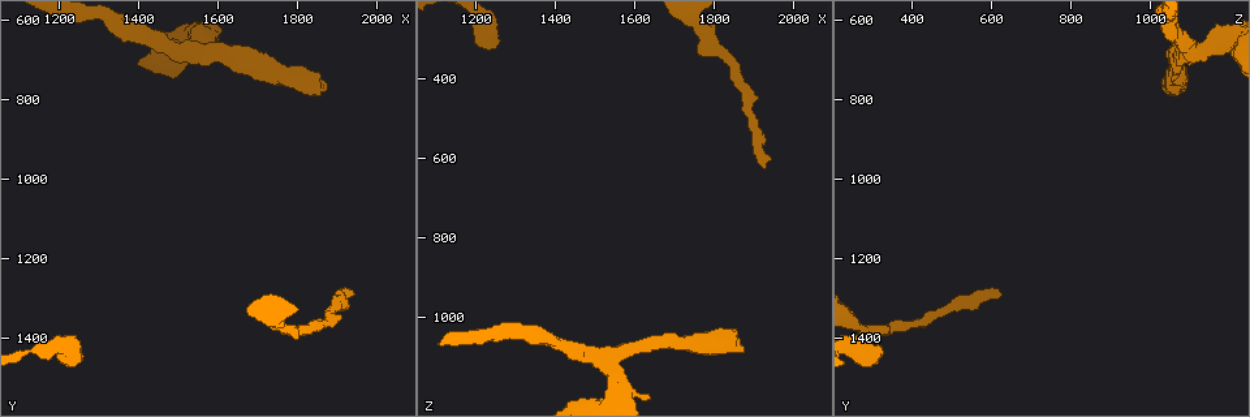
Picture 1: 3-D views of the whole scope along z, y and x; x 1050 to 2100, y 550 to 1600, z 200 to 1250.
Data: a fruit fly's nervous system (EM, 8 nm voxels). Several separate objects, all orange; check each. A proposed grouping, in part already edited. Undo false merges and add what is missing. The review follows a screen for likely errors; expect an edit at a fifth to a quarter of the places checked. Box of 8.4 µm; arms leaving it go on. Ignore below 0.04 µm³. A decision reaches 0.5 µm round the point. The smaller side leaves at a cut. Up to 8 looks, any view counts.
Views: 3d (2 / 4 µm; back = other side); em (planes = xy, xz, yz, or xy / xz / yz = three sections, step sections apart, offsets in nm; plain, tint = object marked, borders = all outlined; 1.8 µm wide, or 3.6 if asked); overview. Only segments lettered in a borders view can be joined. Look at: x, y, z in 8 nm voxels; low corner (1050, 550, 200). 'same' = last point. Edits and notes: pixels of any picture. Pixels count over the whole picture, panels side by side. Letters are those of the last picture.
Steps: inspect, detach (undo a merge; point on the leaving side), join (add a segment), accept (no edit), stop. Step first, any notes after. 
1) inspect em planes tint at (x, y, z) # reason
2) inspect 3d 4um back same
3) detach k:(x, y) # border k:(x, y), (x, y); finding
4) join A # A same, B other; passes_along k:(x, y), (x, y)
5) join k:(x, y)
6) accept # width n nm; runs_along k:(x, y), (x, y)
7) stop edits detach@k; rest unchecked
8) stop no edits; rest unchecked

inspect em 3.6um planes borders at (1535, 680, 1115) # sharp bend

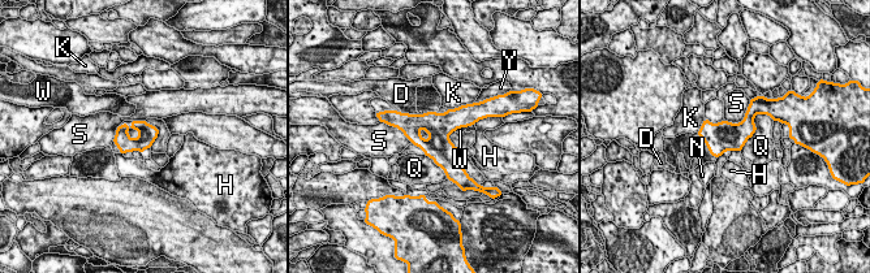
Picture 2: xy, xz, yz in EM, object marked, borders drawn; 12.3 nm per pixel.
accept # width 360 nm; D other, H other, K other, N other, Q other, S other, W other, Y other; border 2:(706, 118), (711, 122), (724, 120); one neuron here

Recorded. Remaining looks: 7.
inspect em planes tint at (1875, 765, 1070) # free end

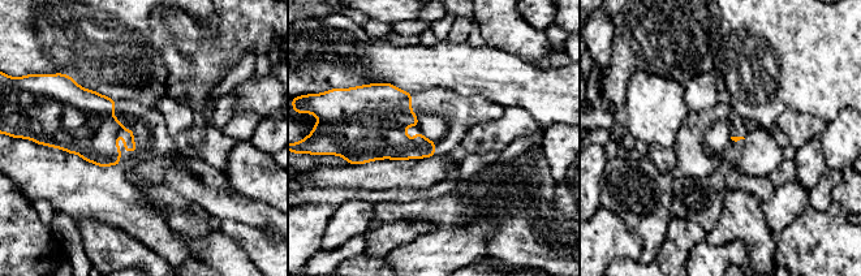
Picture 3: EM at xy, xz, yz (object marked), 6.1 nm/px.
inspect em planes borders same

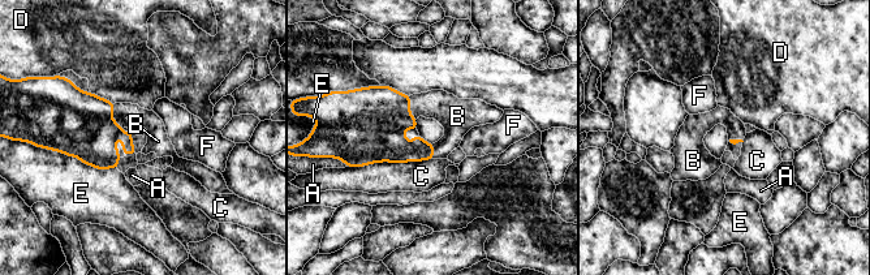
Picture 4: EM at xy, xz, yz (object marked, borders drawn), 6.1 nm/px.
join B # A other, B same, C other, D other, E other, F other; it goes on there

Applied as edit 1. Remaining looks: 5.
inspect 3d 4um at (1935, 1290, 625) # branch stops here

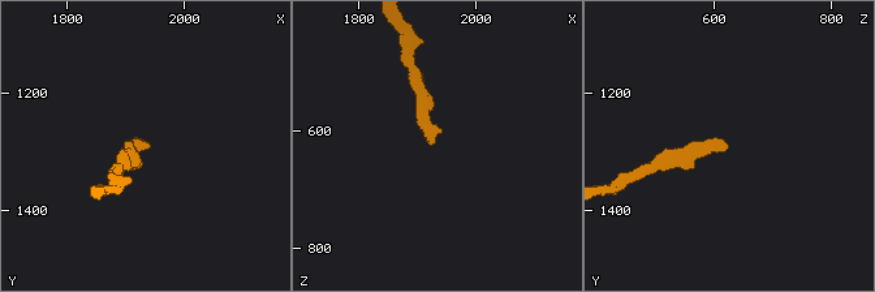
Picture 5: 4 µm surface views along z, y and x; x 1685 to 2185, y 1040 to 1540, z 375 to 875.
inspect em planes borders at (1930, 1290, 620) # need the tissue

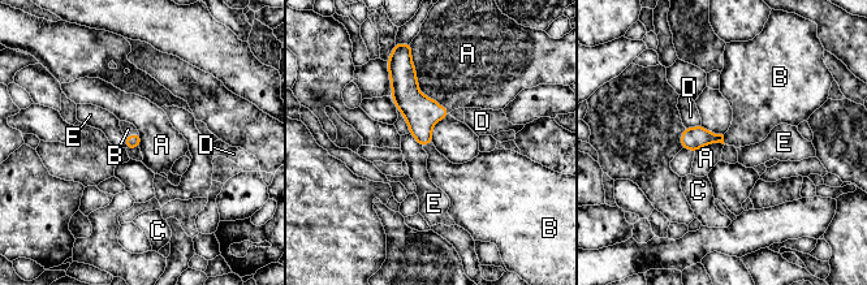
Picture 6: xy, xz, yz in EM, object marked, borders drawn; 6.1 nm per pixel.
join B # A other, B same, C other, D other, E other; it goes on there

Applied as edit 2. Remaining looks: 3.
stop edits join@4, join@6; rest unchecked

